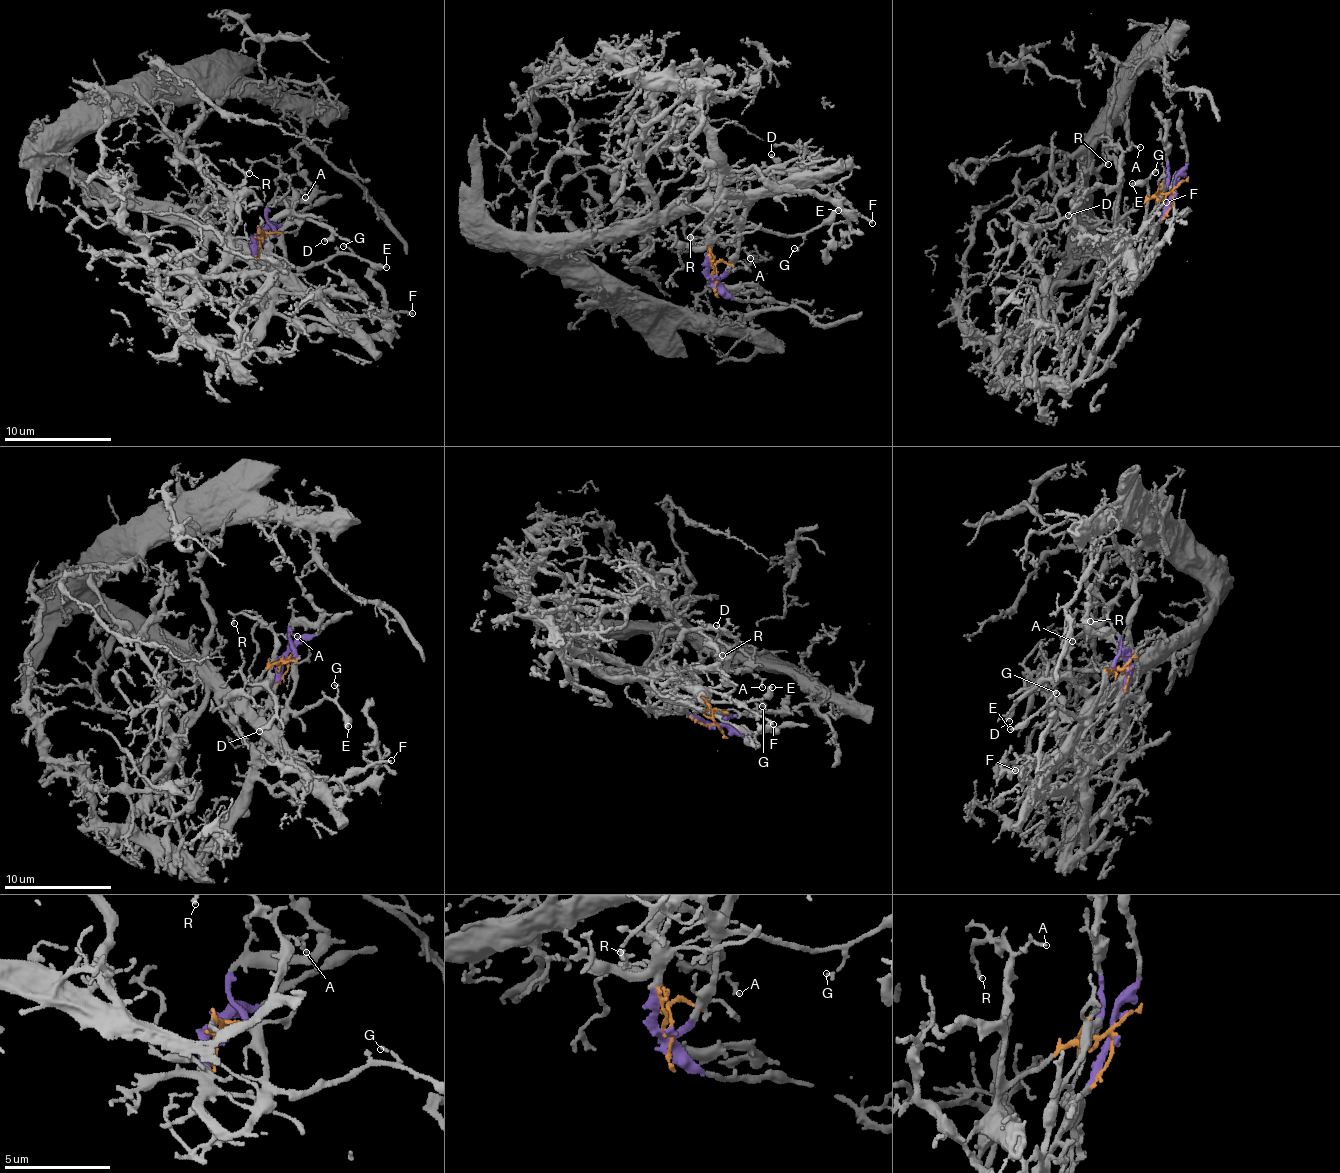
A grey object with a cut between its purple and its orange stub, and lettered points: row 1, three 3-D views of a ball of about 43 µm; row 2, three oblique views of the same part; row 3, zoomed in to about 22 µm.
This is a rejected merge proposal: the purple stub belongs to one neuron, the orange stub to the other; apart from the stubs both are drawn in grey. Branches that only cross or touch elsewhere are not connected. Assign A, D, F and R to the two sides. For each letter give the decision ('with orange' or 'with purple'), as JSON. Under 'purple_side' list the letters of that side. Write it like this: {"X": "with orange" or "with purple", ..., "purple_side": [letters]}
{"A": "with orange", "D": "with orange", "F": "with orange", "R": "with orange", "purple_side": []}

